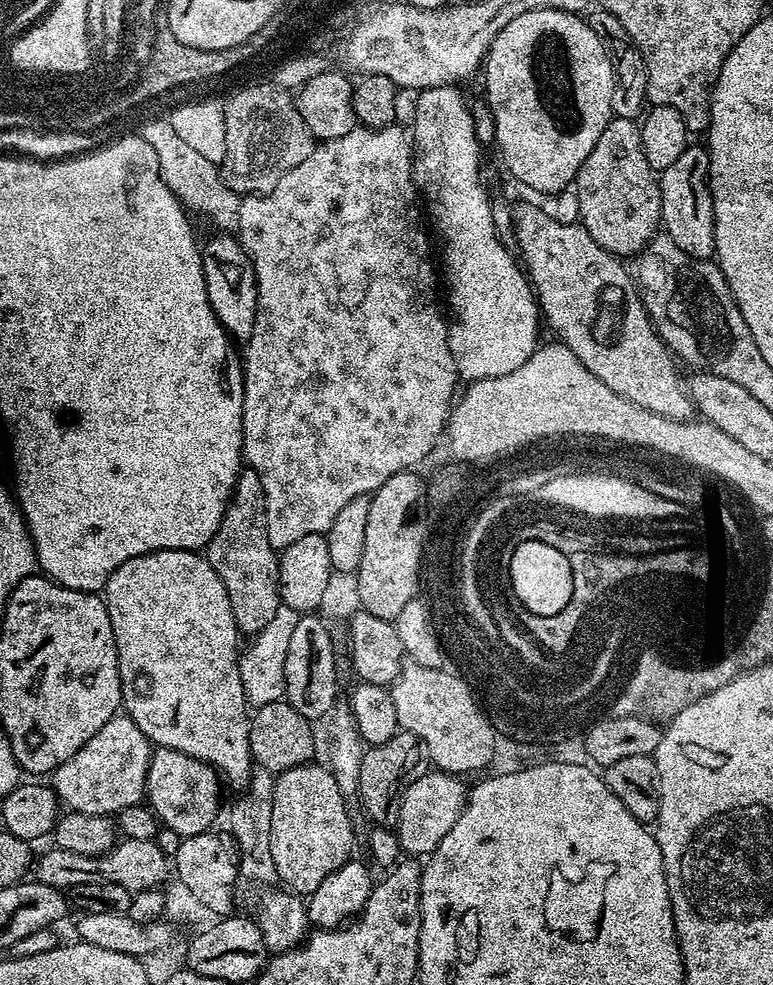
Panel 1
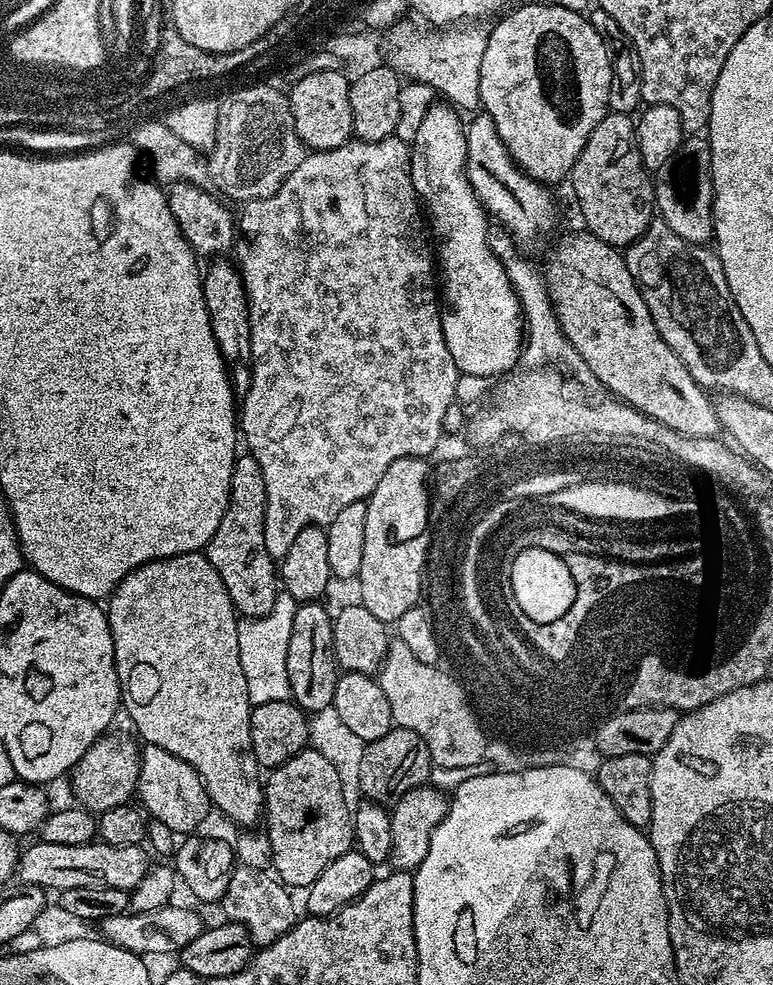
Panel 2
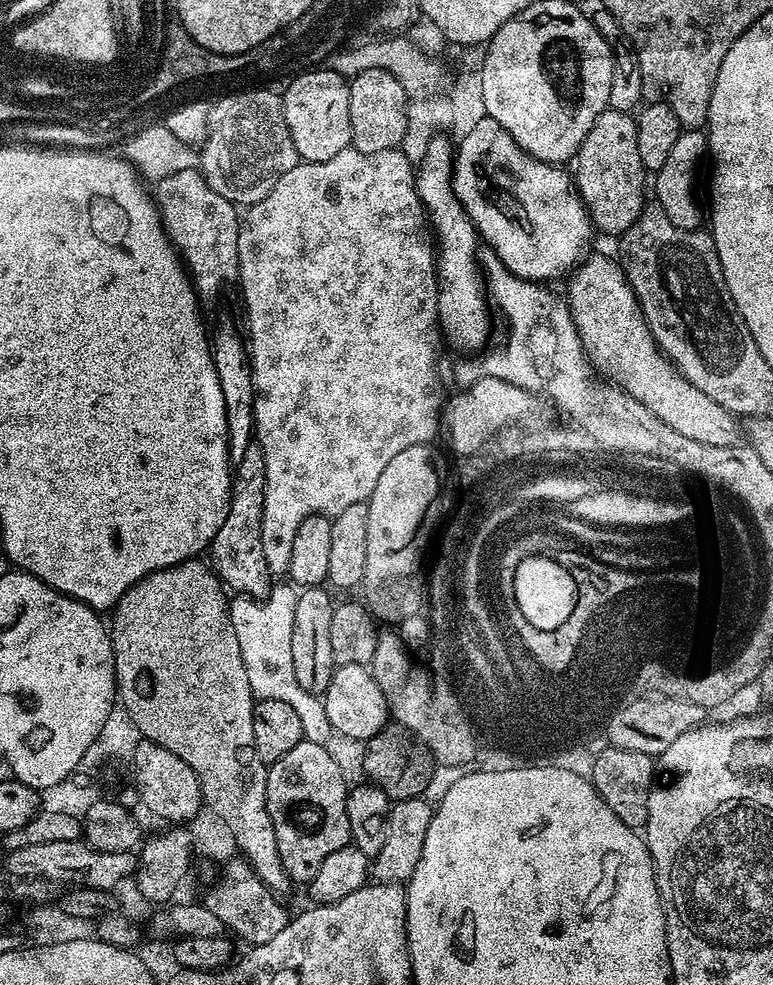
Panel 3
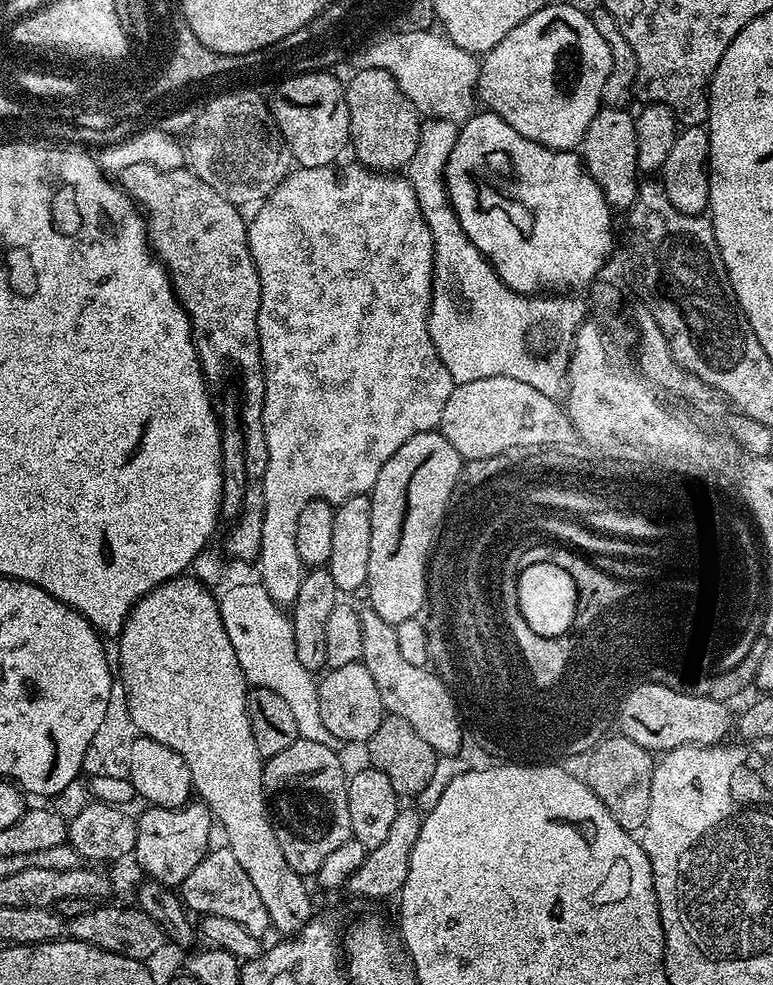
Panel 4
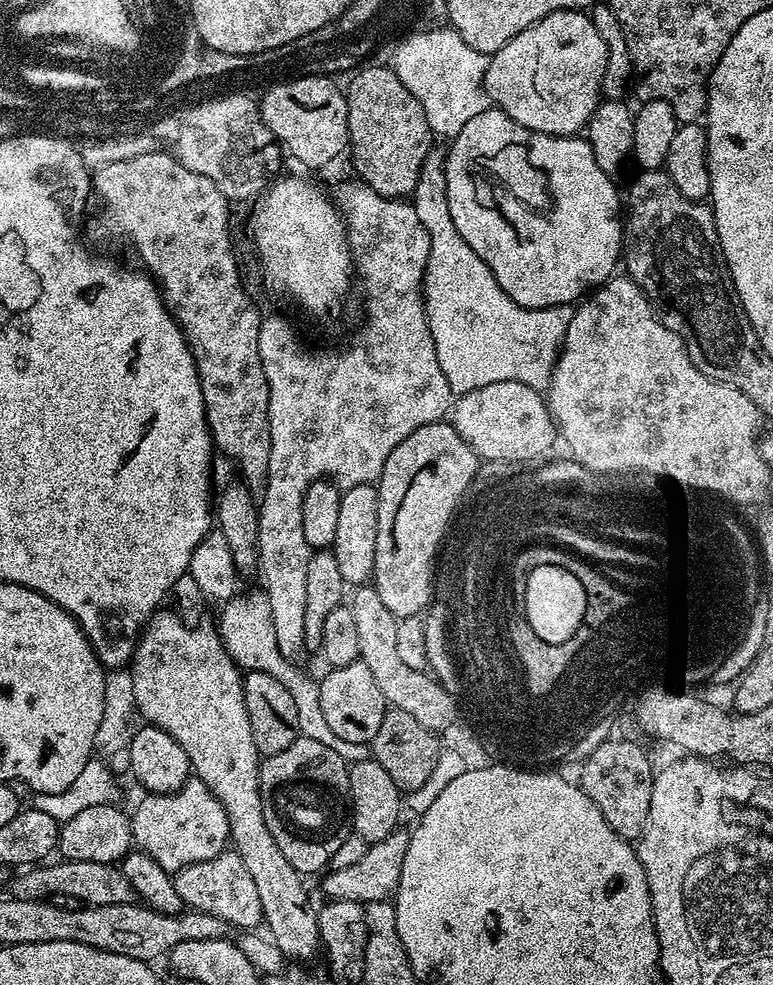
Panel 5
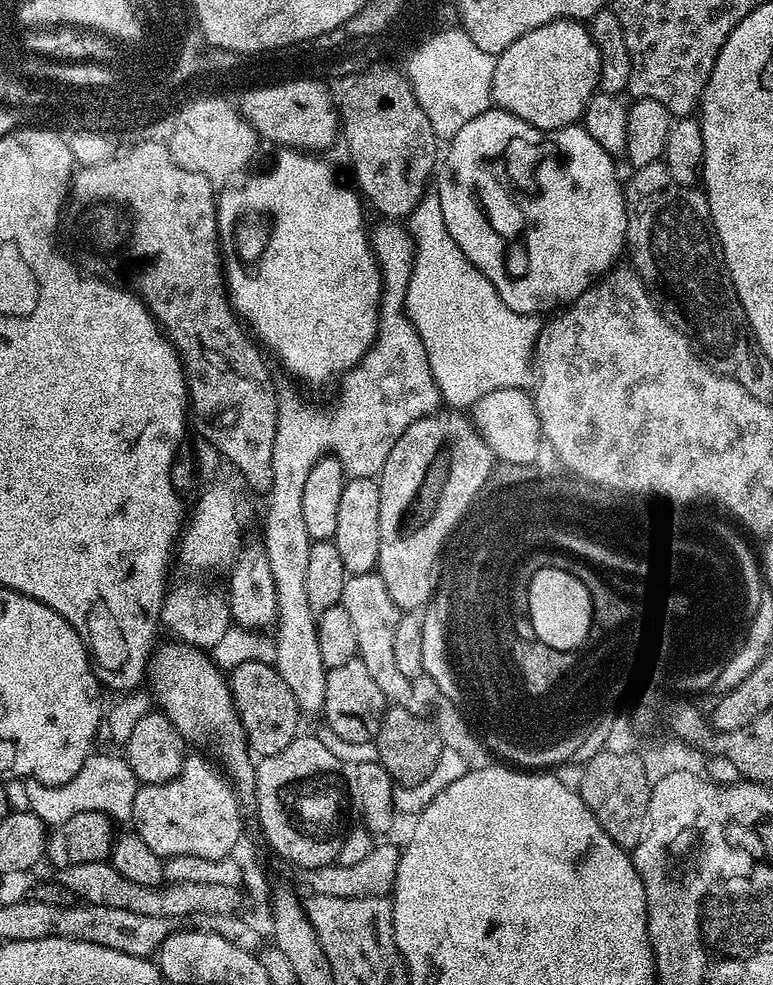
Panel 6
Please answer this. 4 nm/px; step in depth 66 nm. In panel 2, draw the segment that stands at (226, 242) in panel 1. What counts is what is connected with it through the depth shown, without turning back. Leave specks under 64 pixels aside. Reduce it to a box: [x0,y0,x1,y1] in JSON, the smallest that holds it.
[202,258,252,398]

